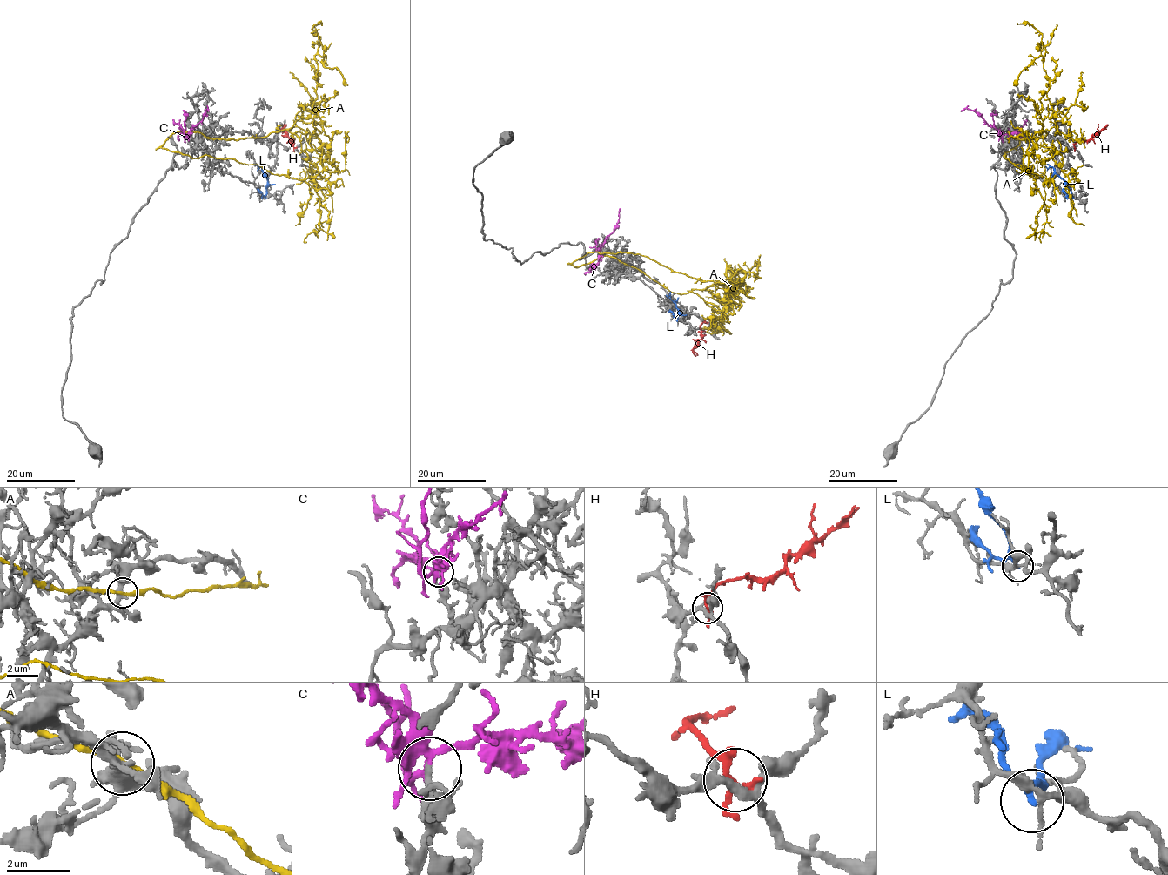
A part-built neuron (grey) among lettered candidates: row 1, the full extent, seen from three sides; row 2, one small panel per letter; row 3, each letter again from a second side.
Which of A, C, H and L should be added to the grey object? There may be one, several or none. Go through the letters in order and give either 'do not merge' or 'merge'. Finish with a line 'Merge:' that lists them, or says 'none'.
A: do not merge
C: merge
H: do not merge
L: do not merge
Merge: C

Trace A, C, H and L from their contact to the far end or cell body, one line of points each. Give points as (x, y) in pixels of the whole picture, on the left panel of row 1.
A: (225, 139), (175, 131), (160, 146), (304, 180), (345, 169), (345, 135), (347, 142)
C: (188, 137), (208, 108), (209, 111)
H: (294, 147), (282, 130), (286, 124)
L: (265, 197), (267, 179), (258, 166)

